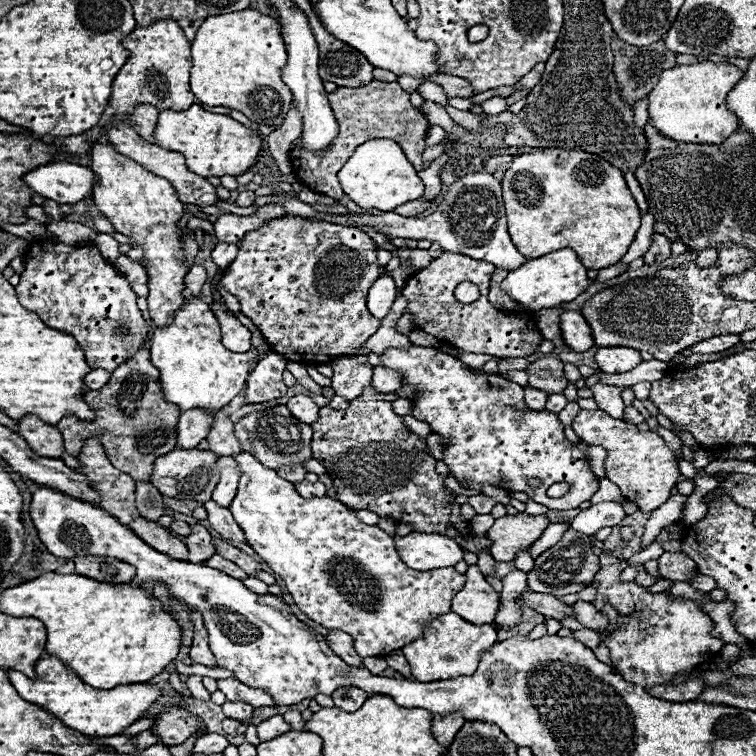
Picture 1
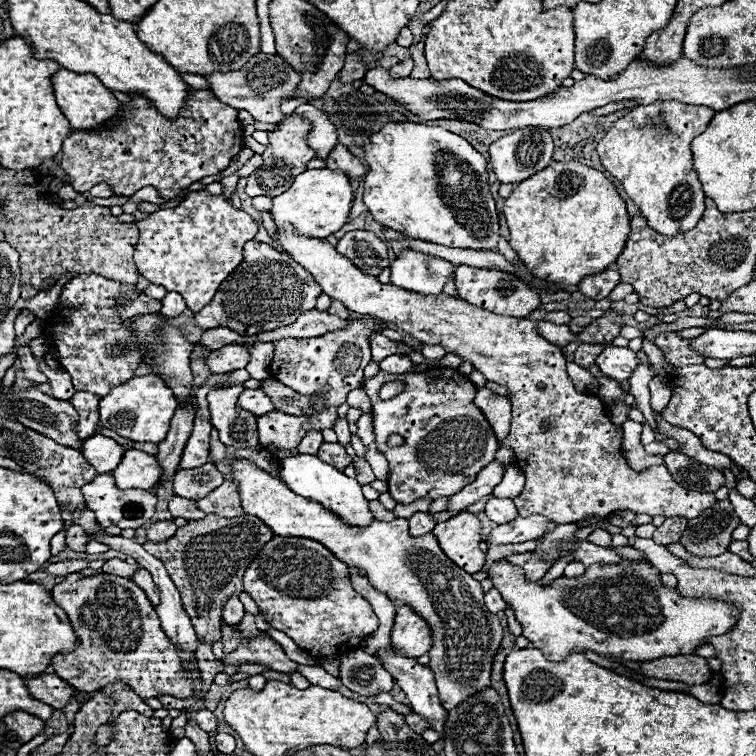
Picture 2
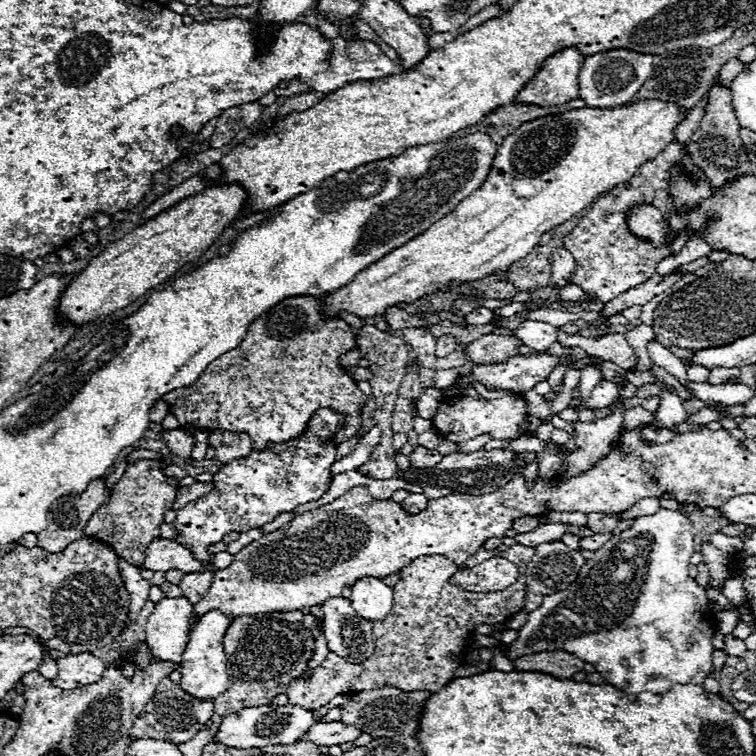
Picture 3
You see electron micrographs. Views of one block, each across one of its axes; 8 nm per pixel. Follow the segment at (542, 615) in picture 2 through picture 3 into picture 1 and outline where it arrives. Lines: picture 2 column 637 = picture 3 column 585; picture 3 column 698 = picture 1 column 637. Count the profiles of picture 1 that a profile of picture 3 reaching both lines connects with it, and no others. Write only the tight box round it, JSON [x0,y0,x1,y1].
[592,564,724,686]

